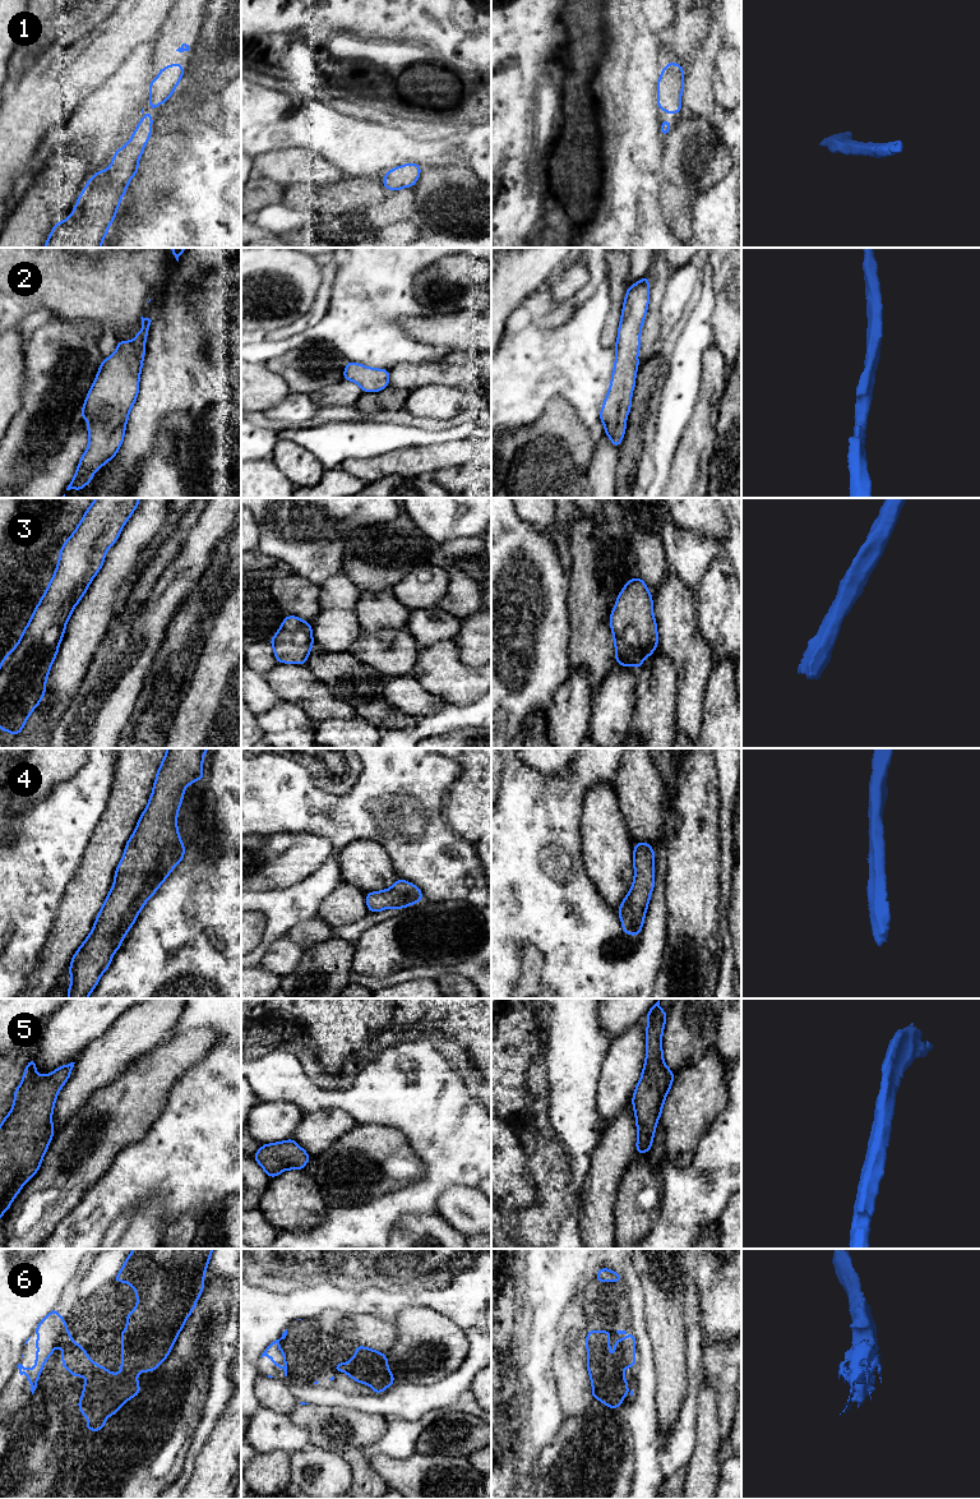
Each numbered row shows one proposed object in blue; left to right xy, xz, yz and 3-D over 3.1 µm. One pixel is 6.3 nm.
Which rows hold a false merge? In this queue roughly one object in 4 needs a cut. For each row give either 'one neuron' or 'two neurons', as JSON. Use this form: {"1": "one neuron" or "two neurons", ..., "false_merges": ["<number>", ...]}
{"1": "one neuron", "2": "one neuron", "3": "one neuron", "4": "one neuron", "5": "one neuron", "6": "one neuron", "false_merges": []}

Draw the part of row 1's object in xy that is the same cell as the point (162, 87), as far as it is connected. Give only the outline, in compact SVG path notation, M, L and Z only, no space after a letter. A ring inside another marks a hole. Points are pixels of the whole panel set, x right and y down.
M174 63L160 69L158 77L149 82L149 109L154 110L158 105L165 103L172 96L174 89L177 88L182 77L184 69L180 63Z

